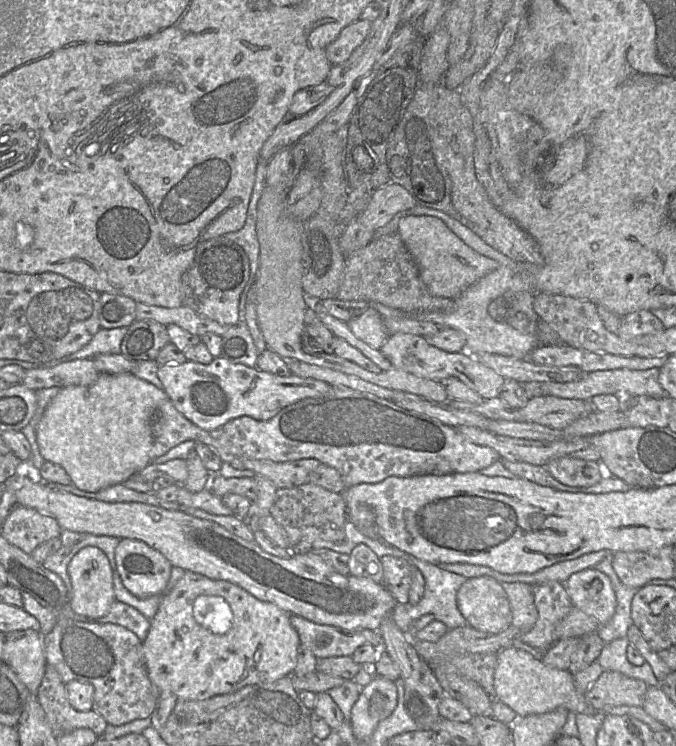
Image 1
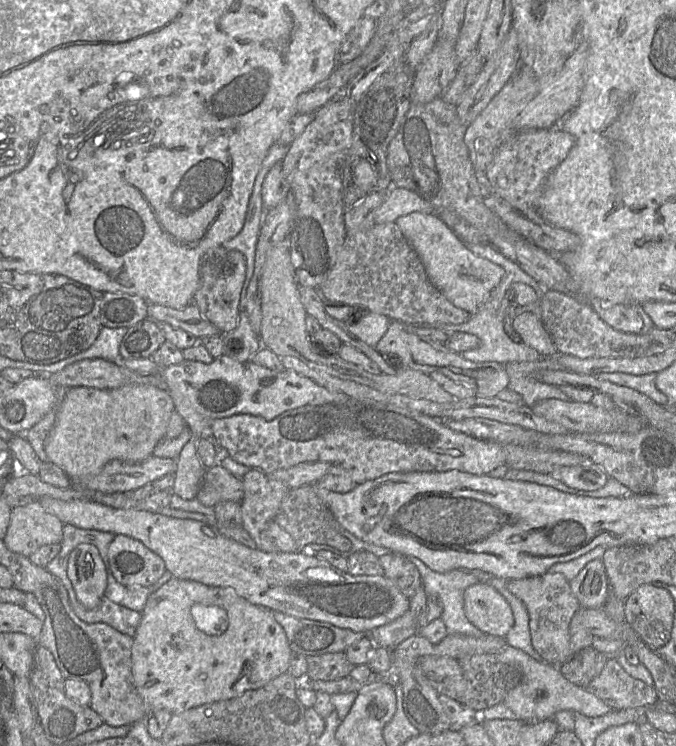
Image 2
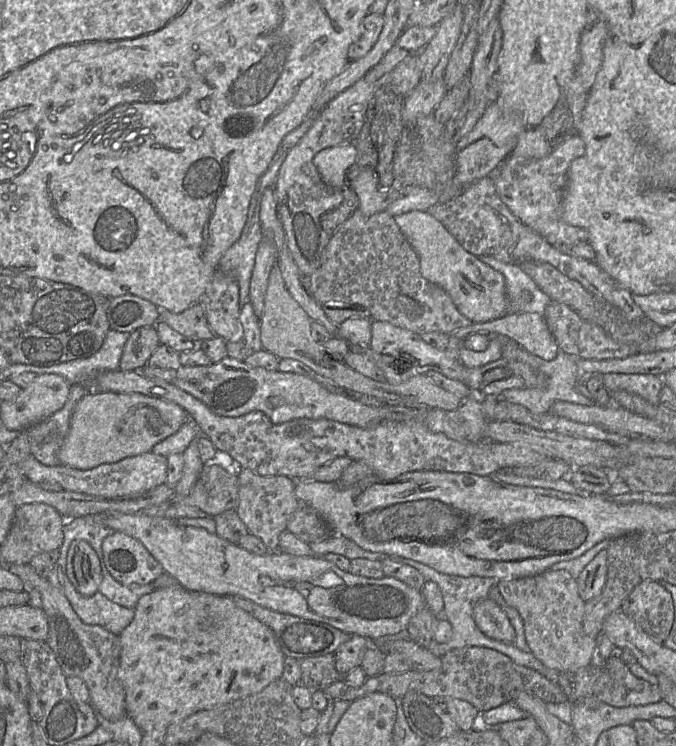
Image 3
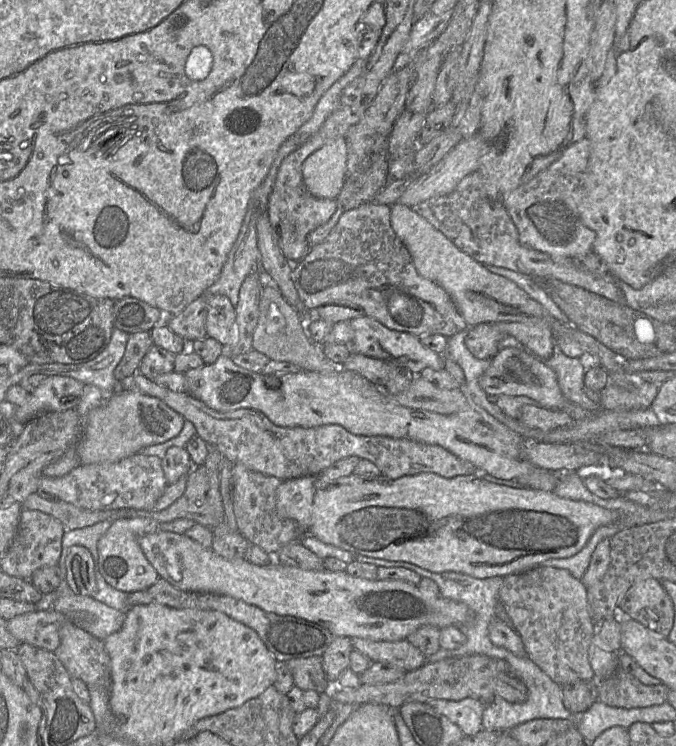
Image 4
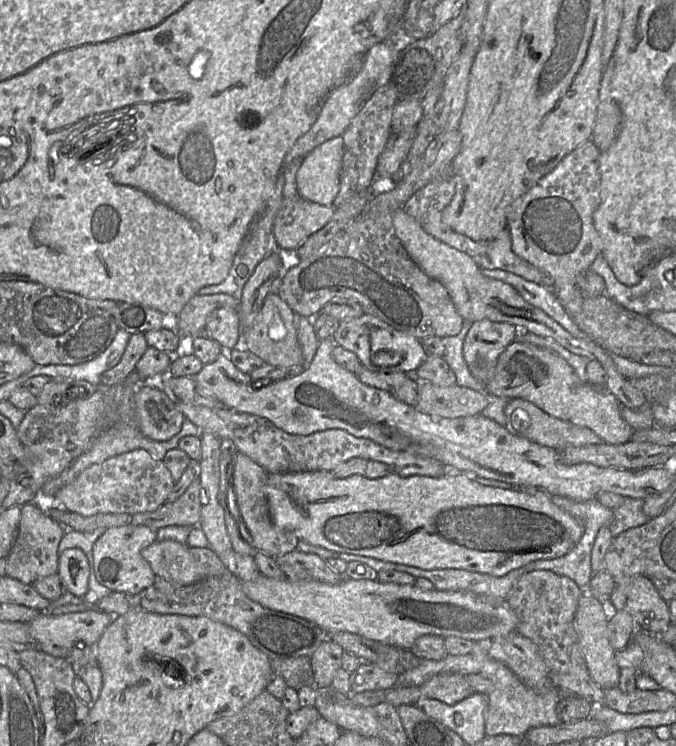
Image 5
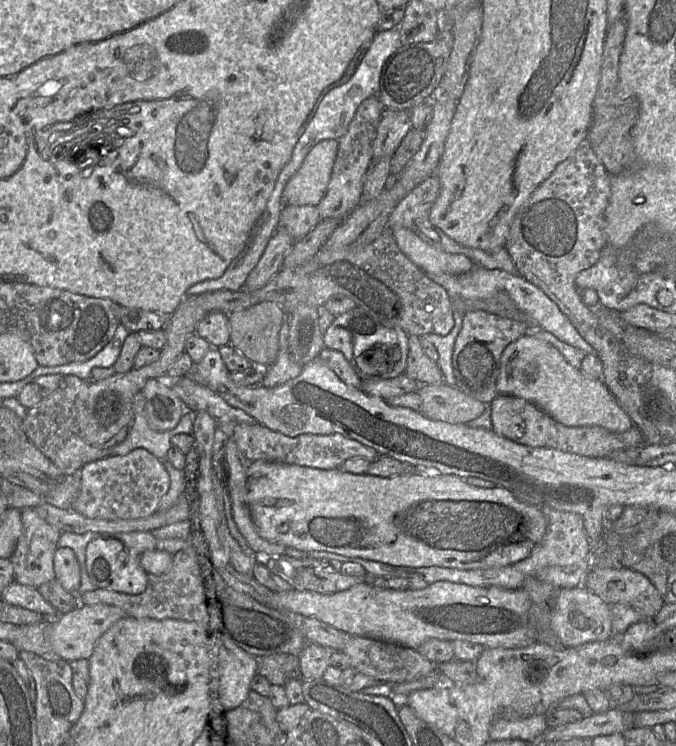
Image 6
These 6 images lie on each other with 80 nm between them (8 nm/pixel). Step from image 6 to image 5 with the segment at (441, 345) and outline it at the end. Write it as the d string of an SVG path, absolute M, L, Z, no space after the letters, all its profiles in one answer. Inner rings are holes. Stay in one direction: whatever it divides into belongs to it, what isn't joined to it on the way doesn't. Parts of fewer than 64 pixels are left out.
M464 320L462 329L456 336L442 338L445 346L443 359L455 374L457 386L463 386L477 392L484 392L486 385L478 382L472 376L463 358L463 341L471 324Z

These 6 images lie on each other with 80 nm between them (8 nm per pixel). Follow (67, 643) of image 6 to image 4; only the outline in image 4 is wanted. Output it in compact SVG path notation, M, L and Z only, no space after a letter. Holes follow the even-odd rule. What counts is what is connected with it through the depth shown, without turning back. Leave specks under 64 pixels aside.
M35 610L7 620L6 626L20 643L54 652L60 644L59 630L66 619L57 611Z

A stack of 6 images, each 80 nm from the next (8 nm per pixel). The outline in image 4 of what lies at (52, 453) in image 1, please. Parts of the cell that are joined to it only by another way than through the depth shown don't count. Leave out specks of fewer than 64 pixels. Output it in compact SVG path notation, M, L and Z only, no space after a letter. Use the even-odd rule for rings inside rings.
M137 391L113 393L101 406L92 409L86 418L77 451L81 465L117 462L125 457L142 452L150 445L160 444L177 436L184 424L184 417L171 409L162 400Z

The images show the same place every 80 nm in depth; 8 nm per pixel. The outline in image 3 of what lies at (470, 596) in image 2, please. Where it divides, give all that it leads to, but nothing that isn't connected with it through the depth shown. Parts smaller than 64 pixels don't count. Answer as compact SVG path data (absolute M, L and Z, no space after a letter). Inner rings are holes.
M487 598L478 601L473 609L474 621L479 630L494 640L512 643L515 631L502 608Z

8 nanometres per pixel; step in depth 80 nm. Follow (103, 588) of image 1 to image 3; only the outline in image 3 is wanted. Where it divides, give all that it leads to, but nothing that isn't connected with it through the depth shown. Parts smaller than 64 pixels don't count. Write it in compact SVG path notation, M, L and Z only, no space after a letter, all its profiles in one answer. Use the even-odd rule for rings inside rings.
M74 541L70 545L66 572L80 595L90 597L98 592L102 581L100 560L86 541Z

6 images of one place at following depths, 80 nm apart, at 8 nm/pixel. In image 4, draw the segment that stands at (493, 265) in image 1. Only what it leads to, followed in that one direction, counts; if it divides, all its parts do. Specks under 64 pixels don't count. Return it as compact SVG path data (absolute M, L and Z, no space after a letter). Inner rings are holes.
M406 205L391 206L391 226L409 251L418 273L439 284L451 297L468 326L482 323L528 322L529 318L553 319L516 284L496 275L459 250L442 232Z

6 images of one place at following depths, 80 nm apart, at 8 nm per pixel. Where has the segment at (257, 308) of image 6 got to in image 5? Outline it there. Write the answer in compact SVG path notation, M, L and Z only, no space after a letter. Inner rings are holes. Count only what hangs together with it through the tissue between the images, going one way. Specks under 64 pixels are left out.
M276 291L270 292L255 317L252 325L242 332L242 347L260 357L264 363L292 367L303 362L303 353L297 336L298 316L290 306L282 300Z

